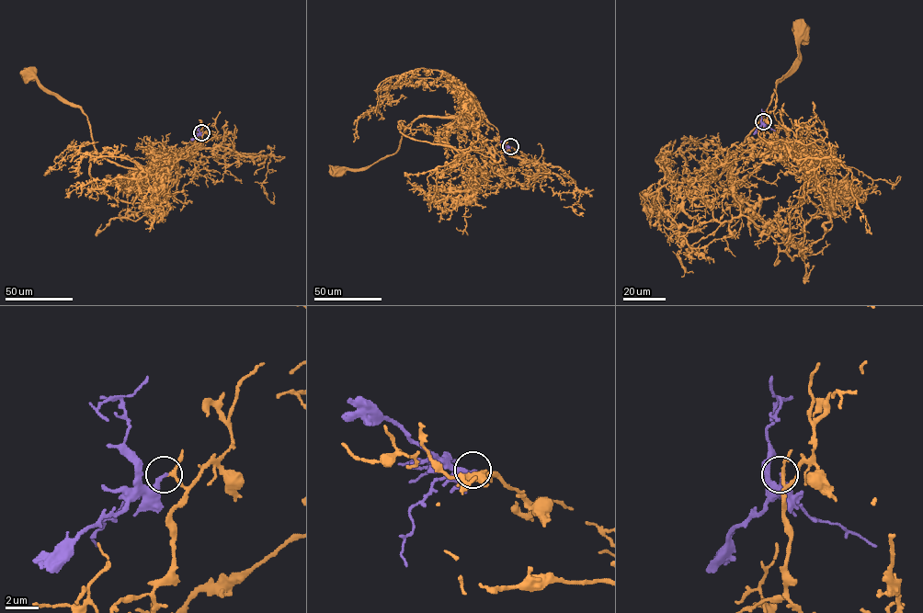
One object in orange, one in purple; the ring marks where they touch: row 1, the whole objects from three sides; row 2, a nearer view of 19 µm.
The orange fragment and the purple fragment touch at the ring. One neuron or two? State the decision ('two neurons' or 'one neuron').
one neuron

